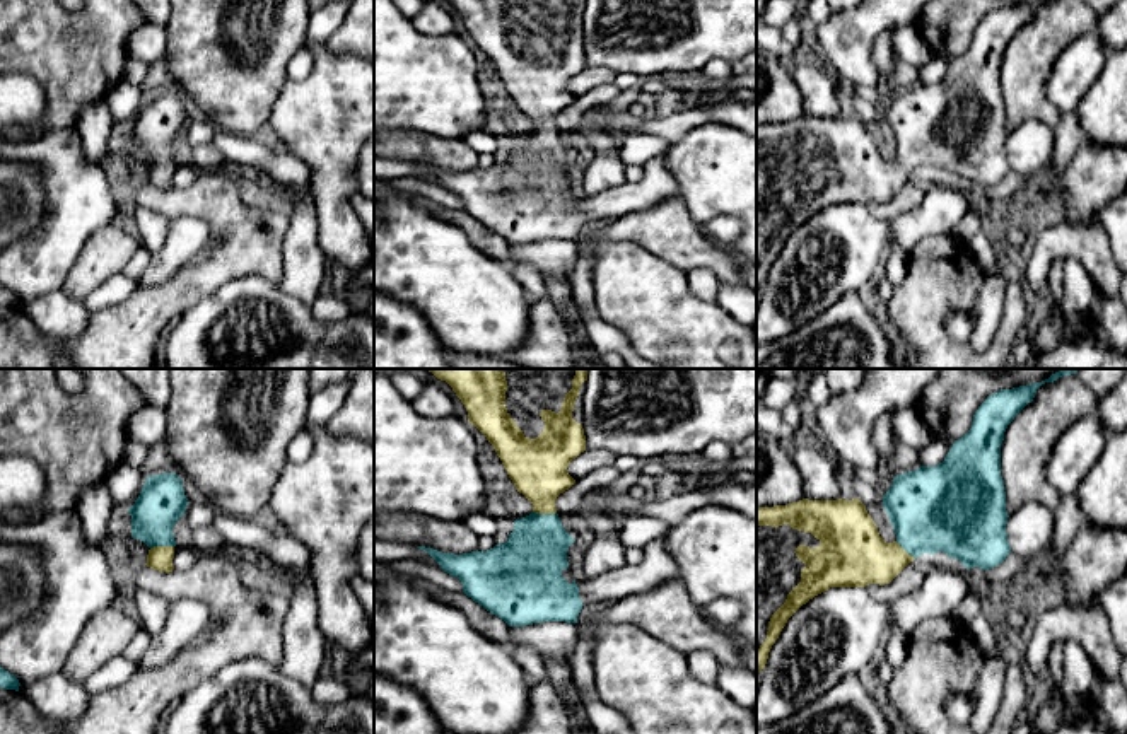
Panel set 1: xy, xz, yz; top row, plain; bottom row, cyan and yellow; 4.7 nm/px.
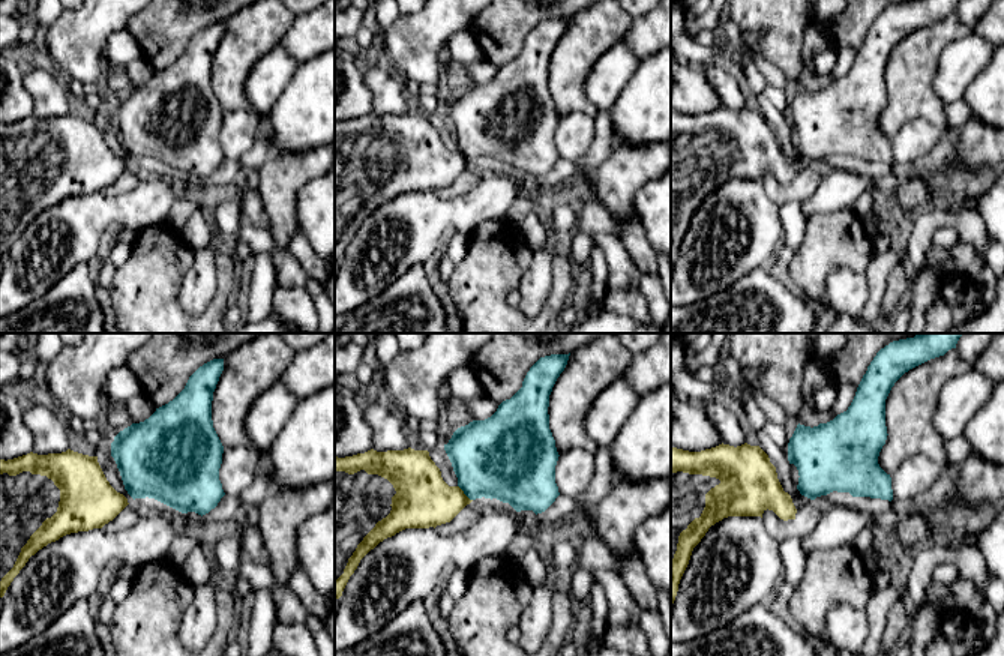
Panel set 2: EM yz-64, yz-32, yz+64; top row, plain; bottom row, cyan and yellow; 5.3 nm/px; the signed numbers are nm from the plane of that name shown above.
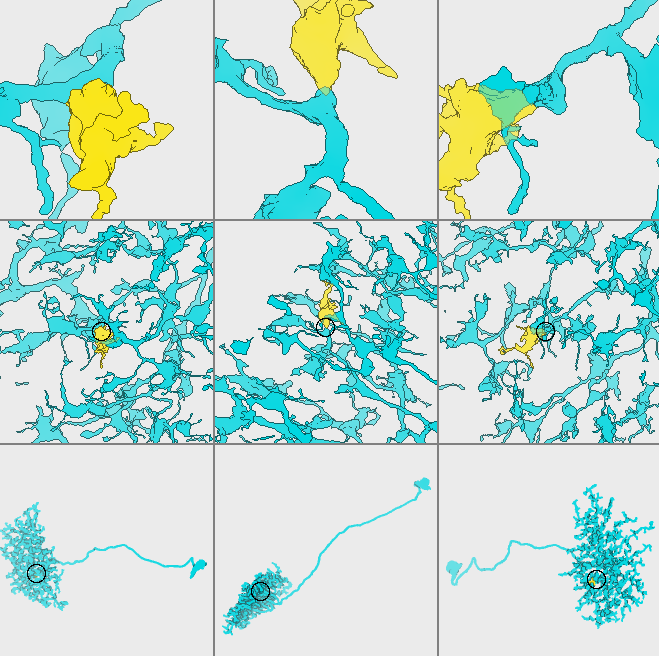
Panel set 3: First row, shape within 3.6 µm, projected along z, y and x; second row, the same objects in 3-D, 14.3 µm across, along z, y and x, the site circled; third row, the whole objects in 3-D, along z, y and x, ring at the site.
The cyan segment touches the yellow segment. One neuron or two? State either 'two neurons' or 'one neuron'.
one neuron

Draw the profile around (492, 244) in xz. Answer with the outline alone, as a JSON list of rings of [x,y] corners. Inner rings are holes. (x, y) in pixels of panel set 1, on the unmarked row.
[[[435,205],[429,212],[442,222],[459,227],[466,234],[470,242],[487,256],[507,263],[511,254],[511,244],[504,237],[500,237],[499,234],[492,232],[483,224],[475,220],[464,210],[451,210]]]

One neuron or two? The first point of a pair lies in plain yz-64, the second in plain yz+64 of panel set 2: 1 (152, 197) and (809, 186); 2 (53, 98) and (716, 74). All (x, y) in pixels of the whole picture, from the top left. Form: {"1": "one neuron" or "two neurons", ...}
{"1": "two neurons", "2": "one neuron"}

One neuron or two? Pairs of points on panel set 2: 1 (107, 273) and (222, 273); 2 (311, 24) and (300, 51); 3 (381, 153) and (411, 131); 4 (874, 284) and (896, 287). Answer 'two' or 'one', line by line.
1: two
2: one
3: one
4: two

